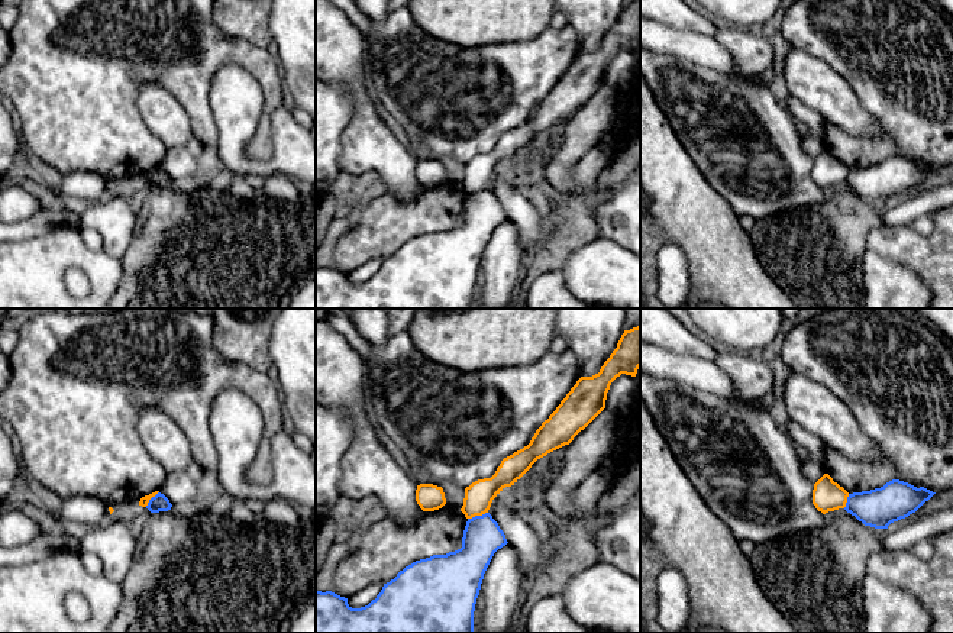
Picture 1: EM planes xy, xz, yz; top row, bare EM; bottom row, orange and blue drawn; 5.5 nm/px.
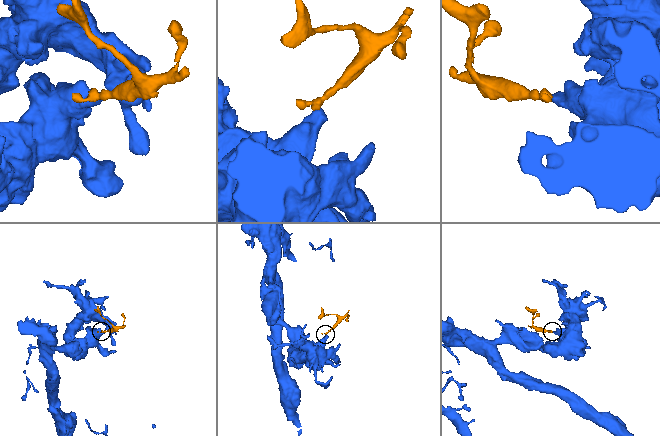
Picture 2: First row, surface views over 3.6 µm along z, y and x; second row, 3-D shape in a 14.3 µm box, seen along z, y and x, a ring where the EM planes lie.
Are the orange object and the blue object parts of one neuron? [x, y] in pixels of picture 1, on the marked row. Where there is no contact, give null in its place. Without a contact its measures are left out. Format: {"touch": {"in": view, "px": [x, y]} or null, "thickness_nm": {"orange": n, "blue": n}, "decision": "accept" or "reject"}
{"touch": {"in": "xz", "px": [477, 514]}, "thickness_nm": {"orange": 160, "blue": 220}, "decision": "reject"}

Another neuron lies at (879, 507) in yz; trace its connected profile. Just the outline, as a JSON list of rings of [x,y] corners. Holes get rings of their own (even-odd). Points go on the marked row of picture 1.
[[[892,479],[881,488],[849,494],[844,510],[865,526],[888,529],[894,521],[915,513],[936,492]]]

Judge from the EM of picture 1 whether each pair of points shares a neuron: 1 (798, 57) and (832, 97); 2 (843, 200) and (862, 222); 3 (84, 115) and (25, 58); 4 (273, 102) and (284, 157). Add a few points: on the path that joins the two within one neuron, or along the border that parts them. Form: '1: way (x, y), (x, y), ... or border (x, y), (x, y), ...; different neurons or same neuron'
1: way (801, 67), (821, 87); same neuron
2: way (846, 206), (856, 216); same neuron
3: way (70, 100), (39, 73); same neuron
4: border (281, 105), (271, 115), (271, 139), (274, 144); different neurons

